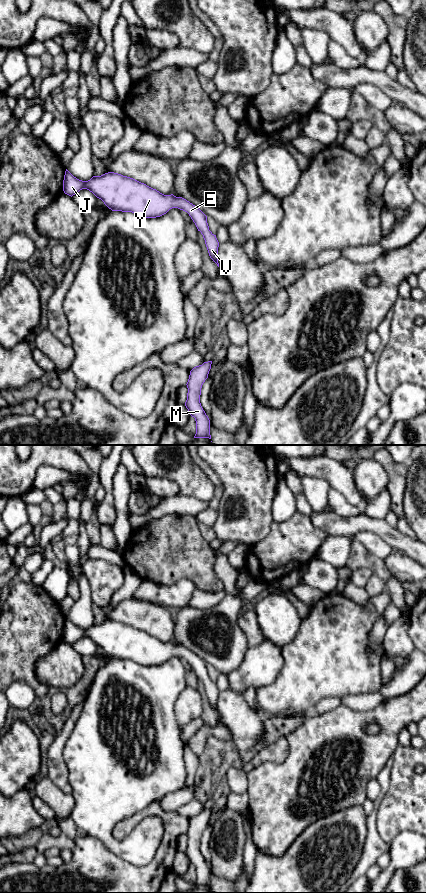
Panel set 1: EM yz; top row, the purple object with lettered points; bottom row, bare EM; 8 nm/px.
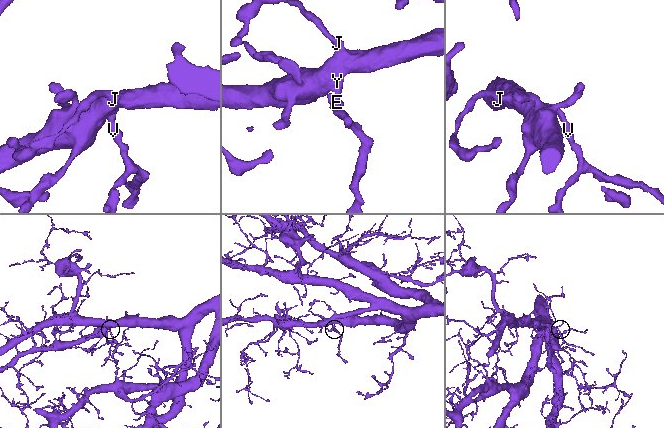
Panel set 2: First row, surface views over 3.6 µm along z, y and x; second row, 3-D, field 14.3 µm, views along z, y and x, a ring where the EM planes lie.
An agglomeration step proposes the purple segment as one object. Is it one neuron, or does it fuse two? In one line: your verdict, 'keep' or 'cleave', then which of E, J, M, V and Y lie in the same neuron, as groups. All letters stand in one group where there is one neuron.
keep; E J M V Y

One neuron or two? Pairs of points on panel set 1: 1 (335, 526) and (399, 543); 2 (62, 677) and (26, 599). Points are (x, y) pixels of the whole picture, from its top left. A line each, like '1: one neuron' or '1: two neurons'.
1: one neuron
2: two neurons

